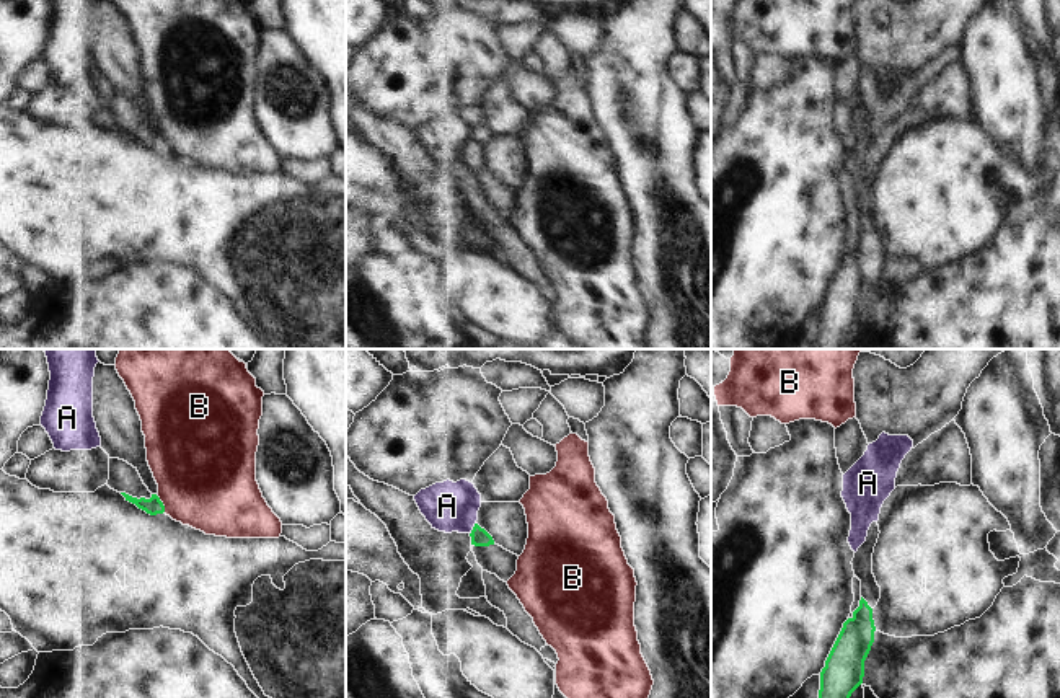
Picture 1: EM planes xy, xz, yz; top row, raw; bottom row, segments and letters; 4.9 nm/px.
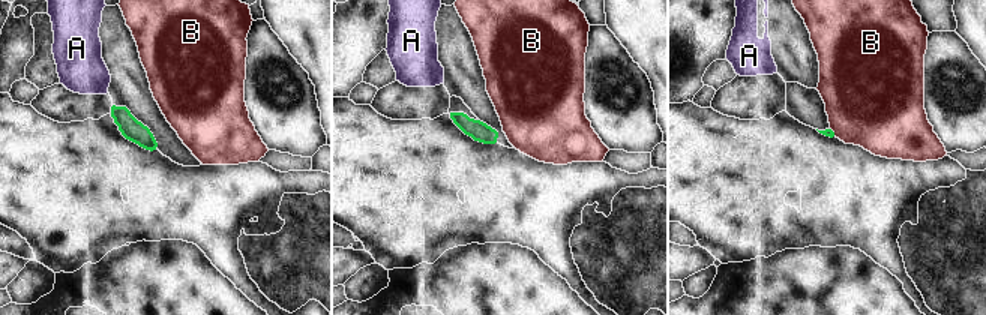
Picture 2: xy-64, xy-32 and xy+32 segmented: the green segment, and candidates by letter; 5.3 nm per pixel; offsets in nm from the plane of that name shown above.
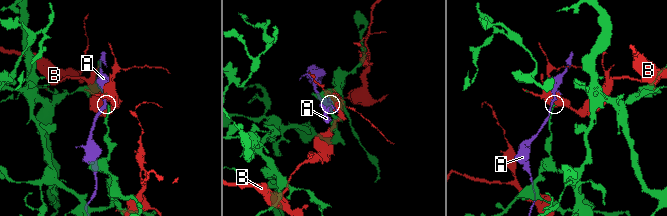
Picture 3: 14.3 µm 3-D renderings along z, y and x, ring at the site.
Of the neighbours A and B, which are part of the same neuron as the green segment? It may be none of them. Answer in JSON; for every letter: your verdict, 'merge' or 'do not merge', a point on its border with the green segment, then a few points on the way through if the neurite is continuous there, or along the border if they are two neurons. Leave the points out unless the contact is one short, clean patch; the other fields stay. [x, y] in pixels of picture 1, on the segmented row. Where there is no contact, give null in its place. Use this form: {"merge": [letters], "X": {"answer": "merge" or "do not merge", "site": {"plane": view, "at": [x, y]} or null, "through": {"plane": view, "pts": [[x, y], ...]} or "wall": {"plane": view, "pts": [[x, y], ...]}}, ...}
{"merge": [], "A": {"answer": "do not merge", "site": {"plane": "xz", "at": [473, 529]}, "wall": {"plane": "xz", "pts": [[475, 522], [470, 534]]}}, "B": {"answer": "do not merge", "site": {"plane": "xy", "at": [162, 504]}}}

